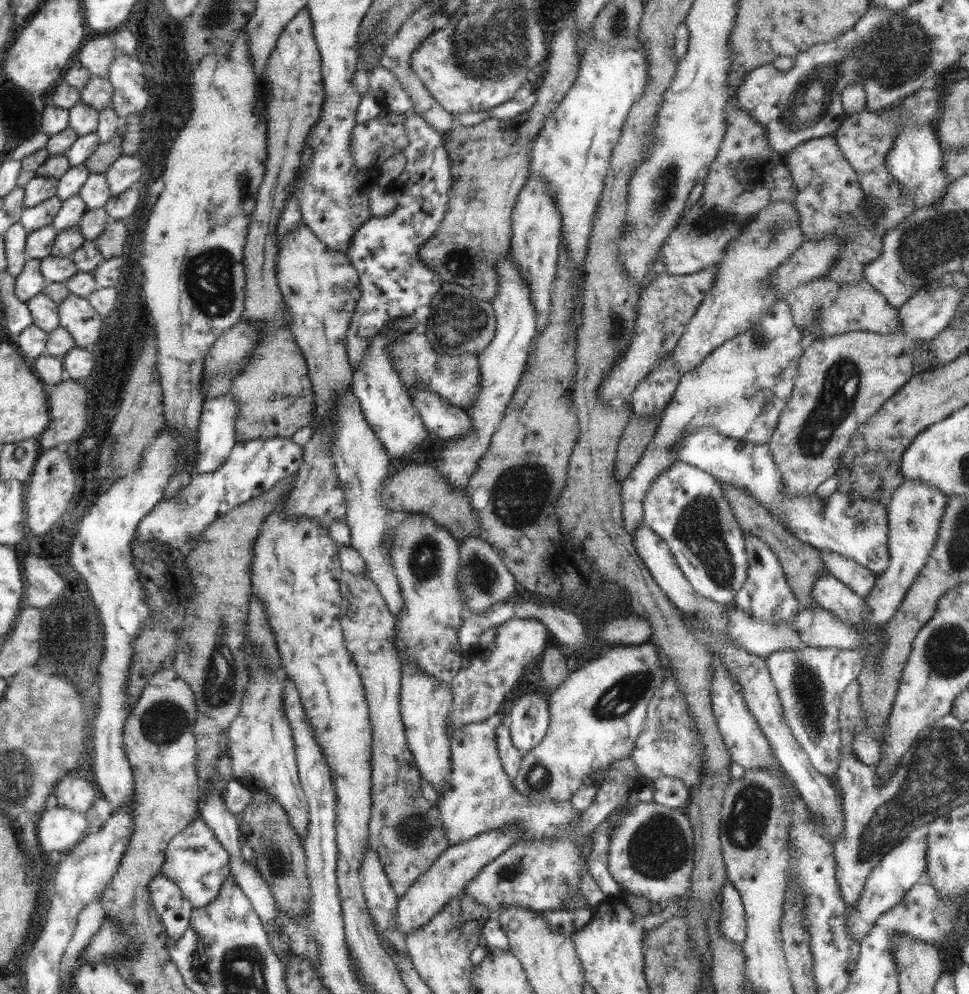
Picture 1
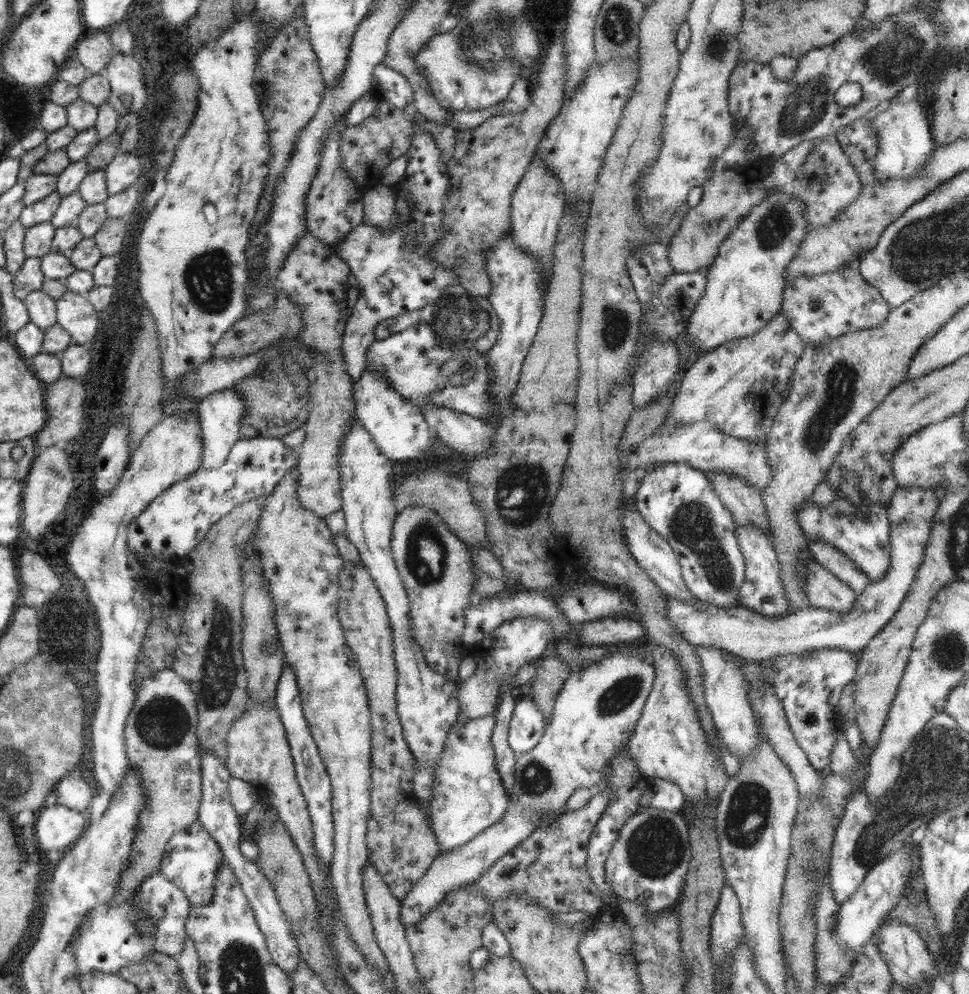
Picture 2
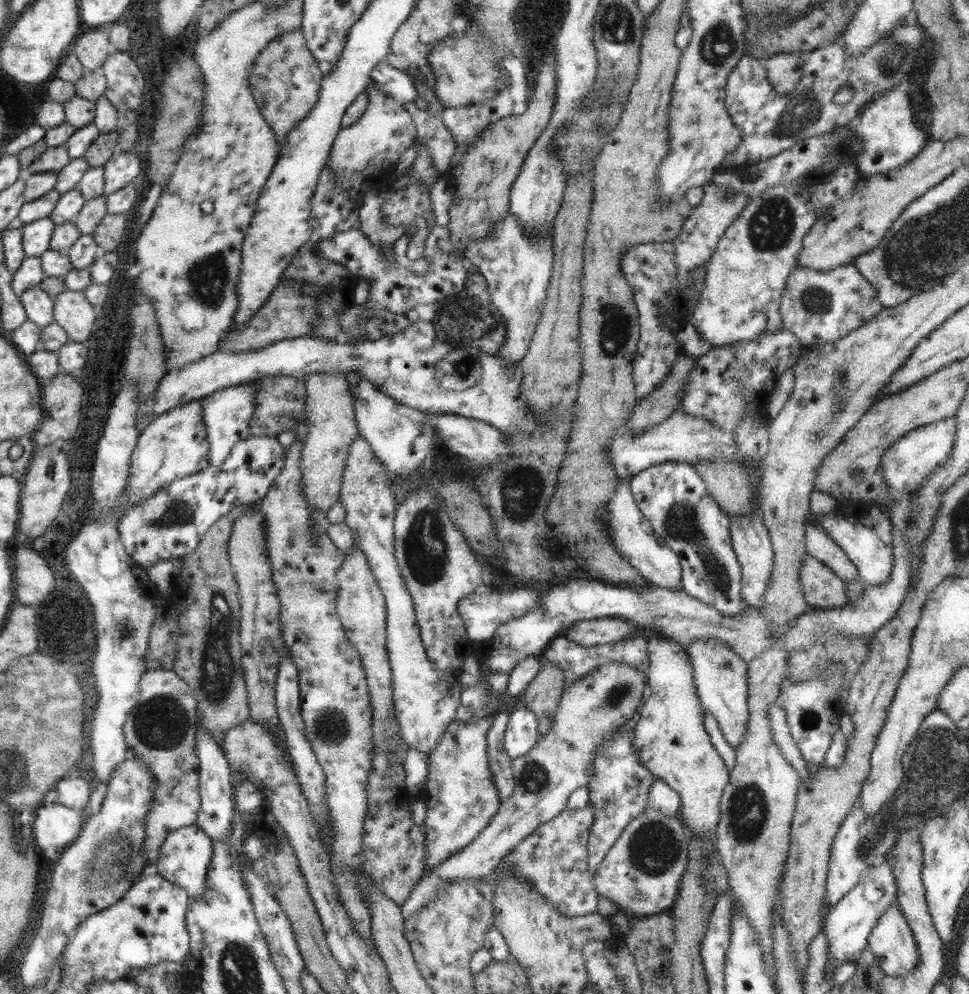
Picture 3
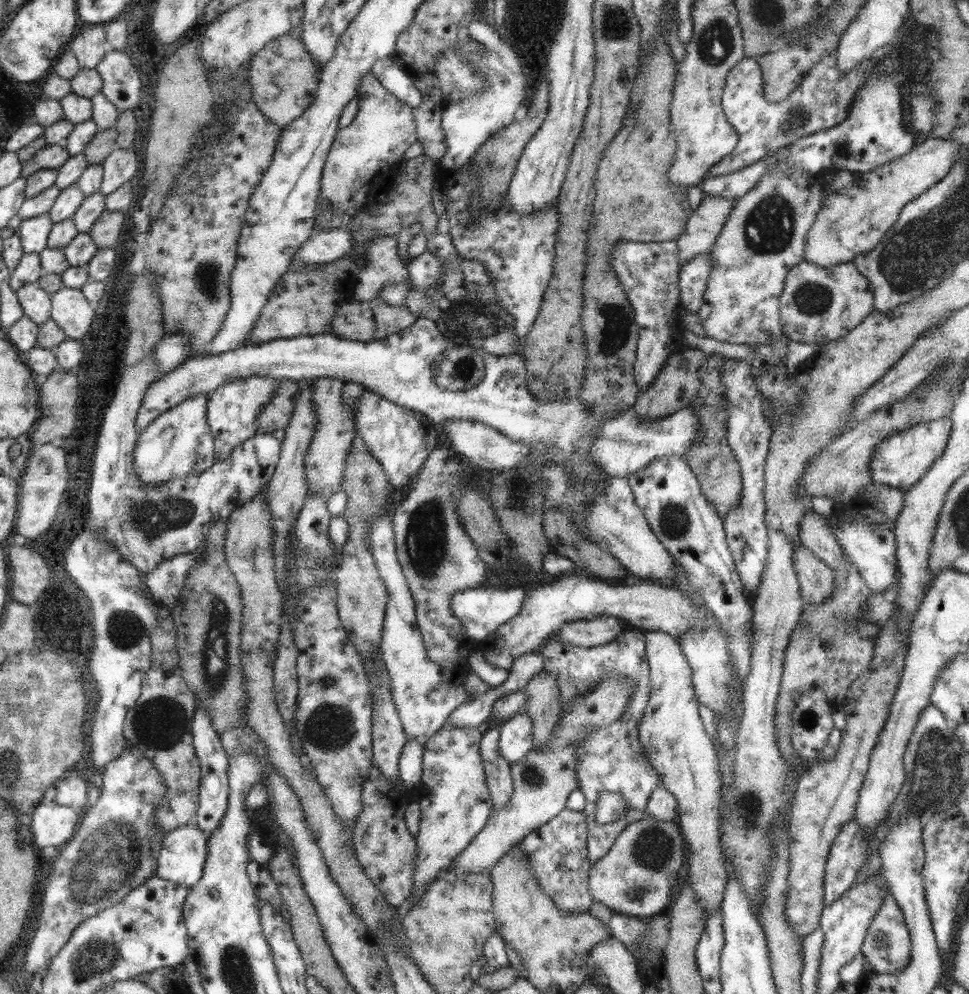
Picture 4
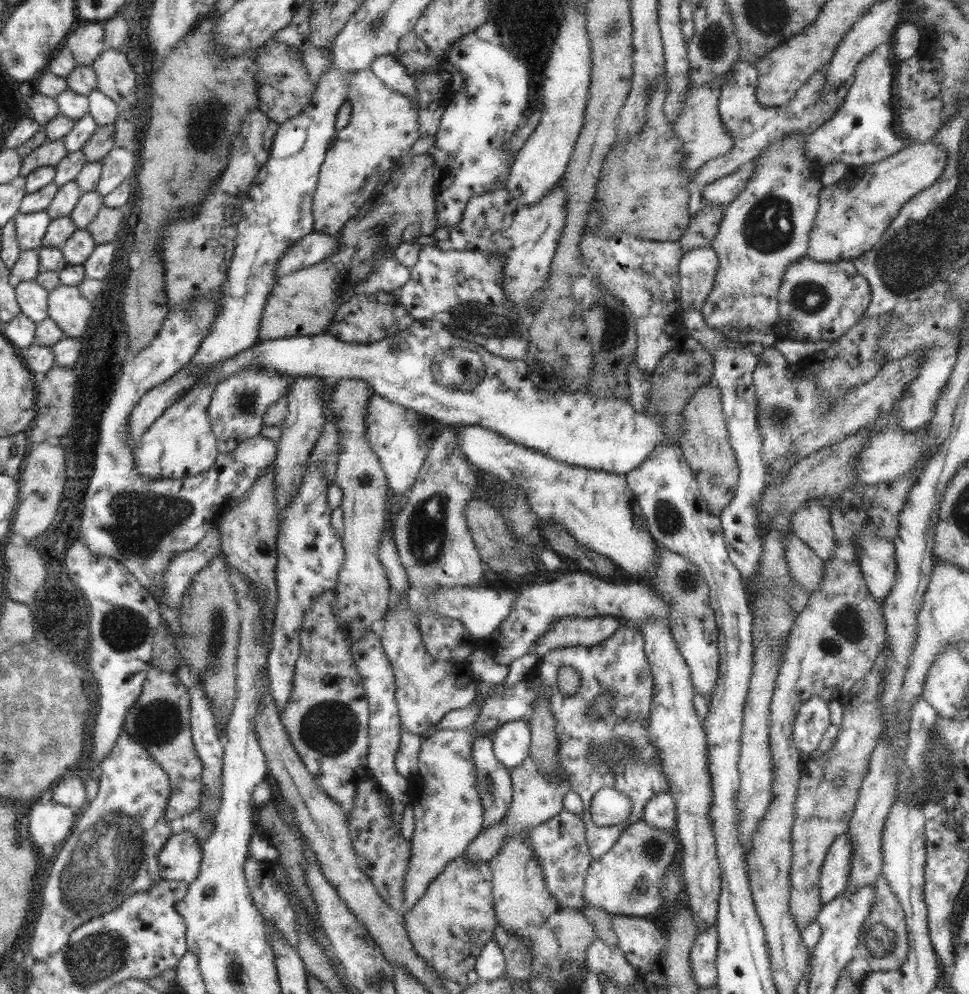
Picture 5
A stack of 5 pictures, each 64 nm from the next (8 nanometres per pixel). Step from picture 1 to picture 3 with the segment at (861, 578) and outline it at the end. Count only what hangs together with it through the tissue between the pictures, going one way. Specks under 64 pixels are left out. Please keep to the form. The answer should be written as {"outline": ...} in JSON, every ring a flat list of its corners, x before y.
{"outline":[[805,524,804,543,806,551,812,558,826,565,834,574,837,574,844,582,860,581,858,569,847,558,847,555,832,542,826,531,820,526]]}

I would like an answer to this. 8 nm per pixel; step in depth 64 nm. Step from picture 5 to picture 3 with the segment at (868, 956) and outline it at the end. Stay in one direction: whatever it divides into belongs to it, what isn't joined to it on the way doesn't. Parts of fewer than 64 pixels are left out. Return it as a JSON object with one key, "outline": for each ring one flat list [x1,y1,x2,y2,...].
{"outline":[[890,905,881,914,877,925,874,926,868,937,867,948,876,957,876,961,880,964,880,969,892,978,906,978,908,974,916,972,918,963,920,963,914,933,904,915,899,911,898,906]]}

